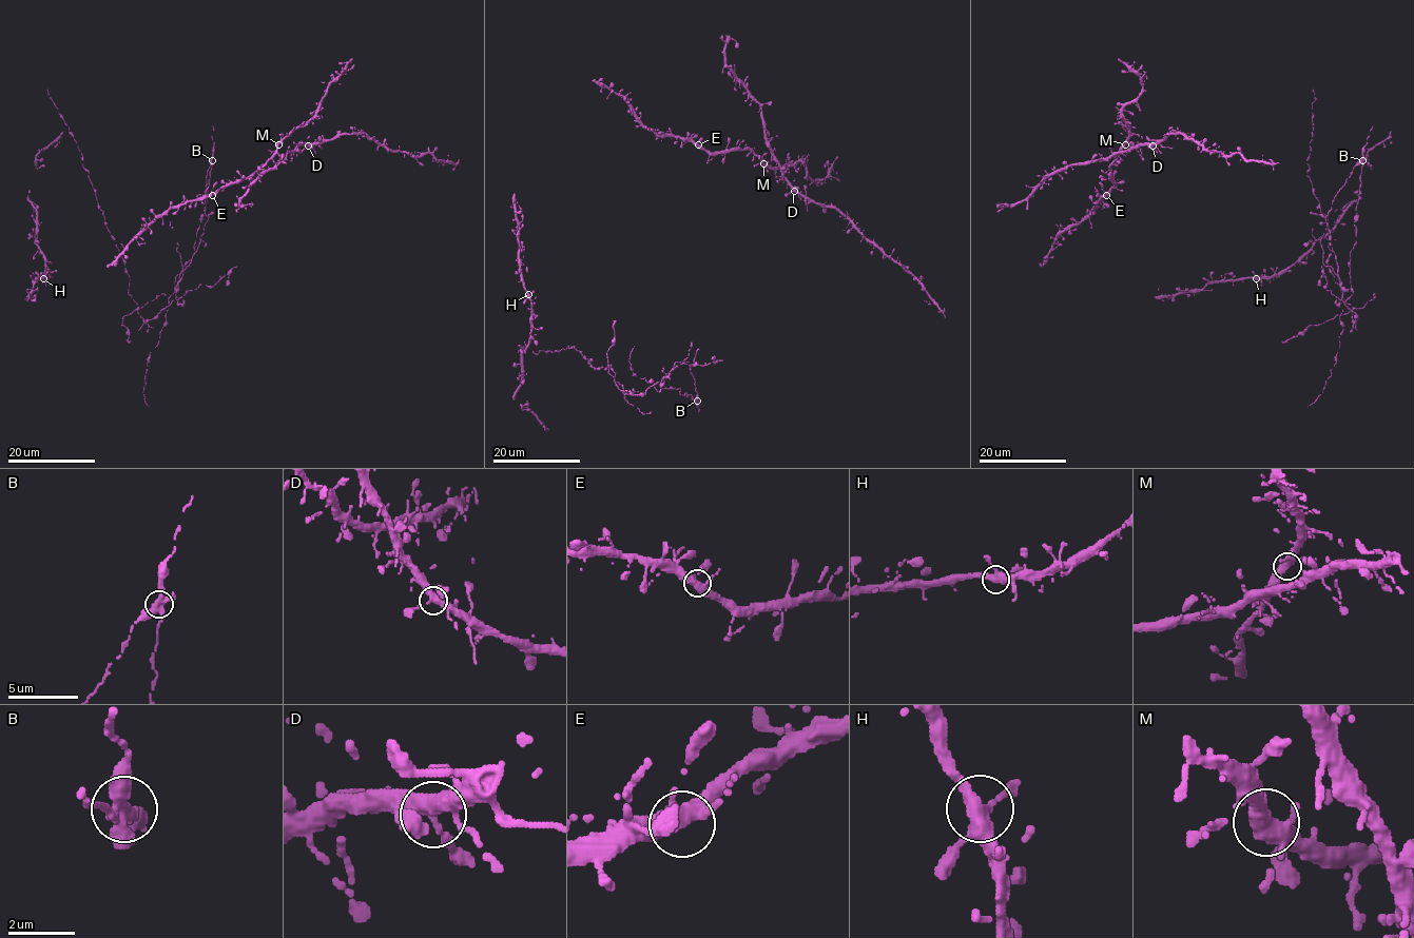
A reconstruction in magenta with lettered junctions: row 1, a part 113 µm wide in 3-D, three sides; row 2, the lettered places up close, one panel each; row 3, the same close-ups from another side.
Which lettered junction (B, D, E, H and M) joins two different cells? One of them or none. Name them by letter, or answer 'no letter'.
B

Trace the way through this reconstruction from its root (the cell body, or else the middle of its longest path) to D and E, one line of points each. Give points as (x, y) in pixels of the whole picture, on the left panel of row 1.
D: (287, 152), (301, 144), (308, 145)
E: (287, 152), (284, 156), (275, 153), (249, 176), (223, 186), (212, 195)

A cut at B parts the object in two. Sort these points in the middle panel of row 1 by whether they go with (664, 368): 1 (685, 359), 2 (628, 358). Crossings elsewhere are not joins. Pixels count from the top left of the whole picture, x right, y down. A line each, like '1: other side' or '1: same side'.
1: same side
2: other side

